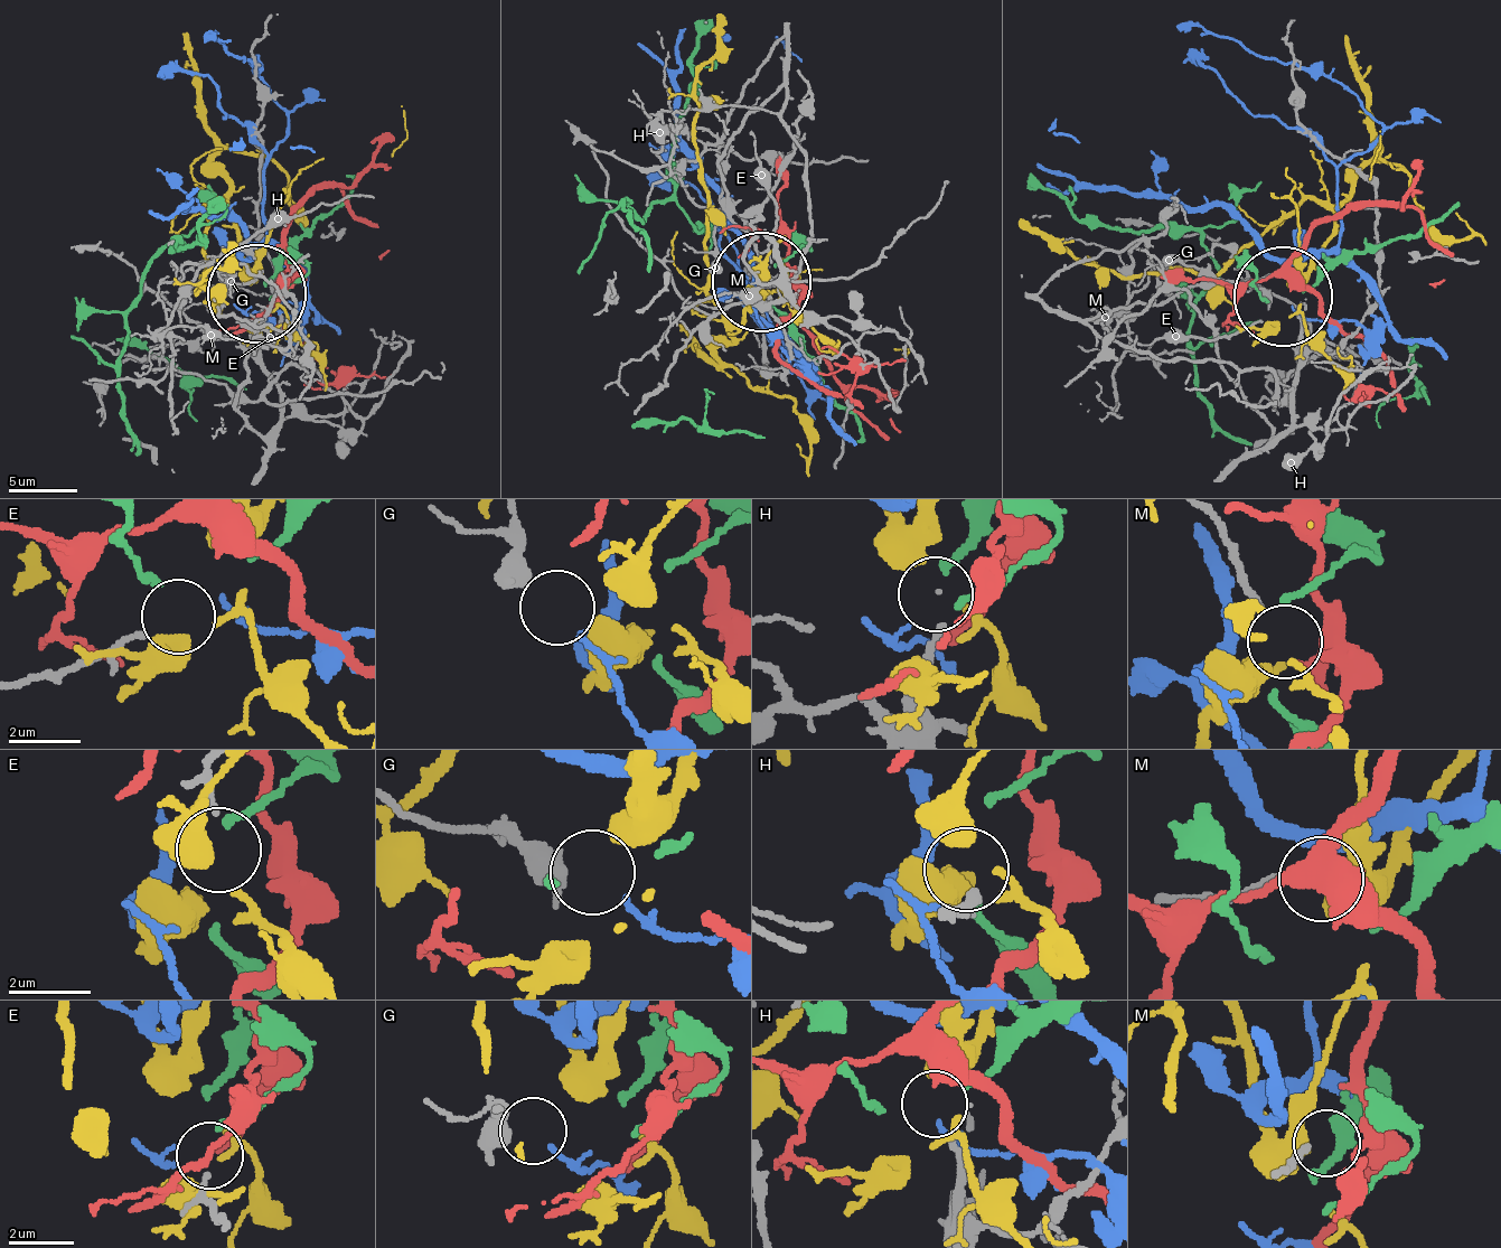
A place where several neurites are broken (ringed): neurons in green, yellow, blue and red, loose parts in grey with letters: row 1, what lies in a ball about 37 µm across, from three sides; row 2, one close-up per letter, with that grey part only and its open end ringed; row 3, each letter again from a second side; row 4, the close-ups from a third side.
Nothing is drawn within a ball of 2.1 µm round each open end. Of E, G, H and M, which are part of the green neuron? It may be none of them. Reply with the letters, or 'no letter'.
E

